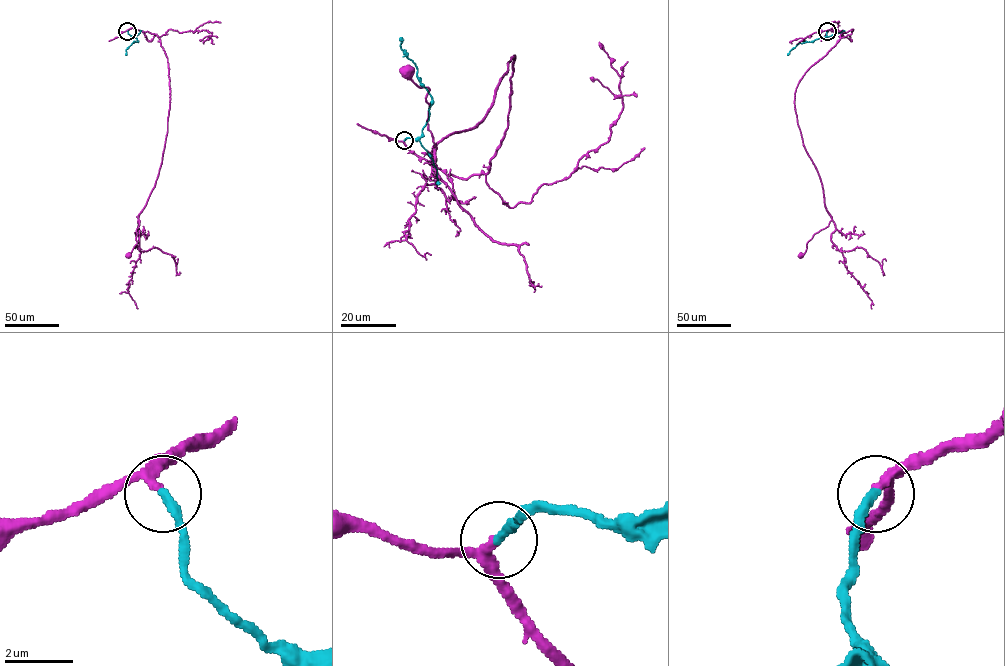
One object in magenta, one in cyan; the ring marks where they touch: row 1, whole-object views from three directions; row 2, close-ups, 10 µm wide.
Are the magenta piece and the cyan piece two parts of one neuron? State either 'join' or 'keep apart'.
join

